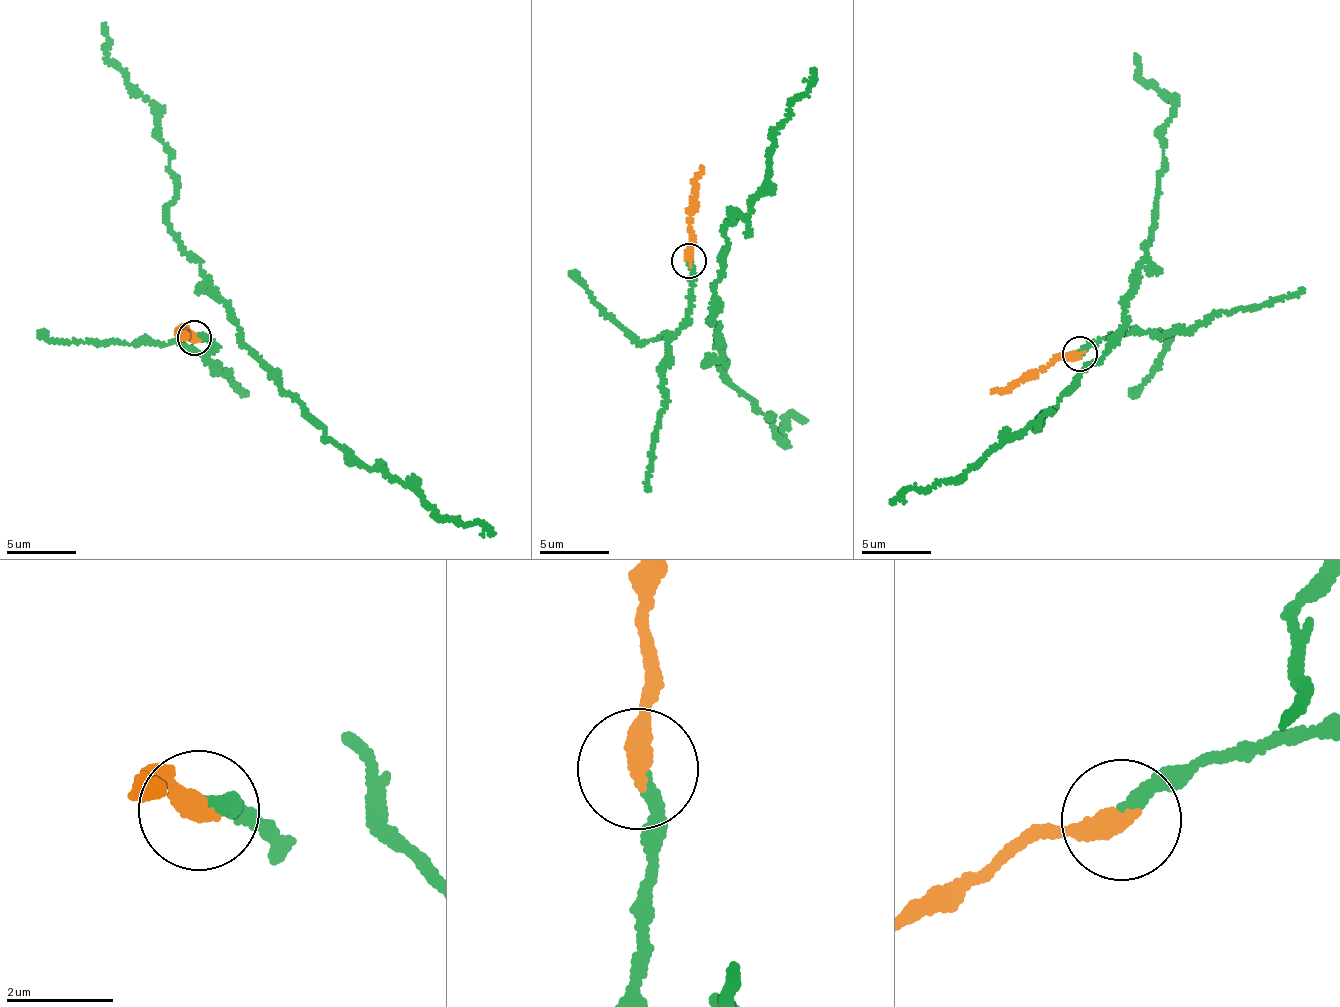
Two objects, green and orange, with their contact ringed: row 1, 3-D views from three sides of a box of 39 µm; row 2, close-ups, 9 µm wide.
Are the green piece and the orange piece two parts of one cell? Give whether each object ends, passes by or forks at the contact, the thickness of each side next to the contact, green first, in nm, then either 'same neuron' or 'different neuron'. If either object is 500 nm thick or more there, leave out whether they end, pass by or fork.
green ends there; orange ends there; 260 nm thick on the green side, 440 nm on the other; different neuron

